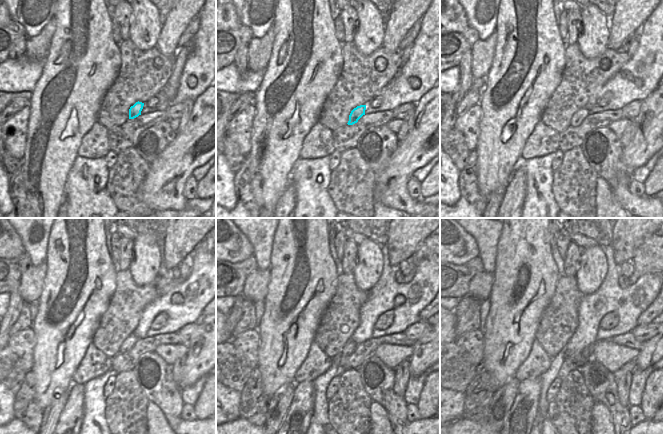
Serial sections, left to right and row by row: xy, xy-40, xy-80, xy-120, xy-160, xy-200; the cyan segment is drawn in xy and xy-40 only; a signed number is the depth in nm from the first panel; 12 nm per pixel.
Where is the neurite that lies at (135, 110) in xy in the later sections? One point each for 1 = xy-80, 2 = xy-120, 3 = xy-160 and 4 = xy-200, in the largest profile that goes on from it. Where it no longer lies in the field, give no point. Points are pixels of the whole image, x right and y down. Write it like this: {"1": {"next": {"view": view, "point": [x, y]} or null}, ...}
{"1": {"next": {"view": "xy-80", "point": [581, 114]}}, "2": {"next": {"view": "xy-120", "point": [129, 342]}}, "3": {"next": {"view": "xy-160", "point": [350, 346]}}, "4": {"next": {"view": "xy-200", "point": [568, 353]}}}

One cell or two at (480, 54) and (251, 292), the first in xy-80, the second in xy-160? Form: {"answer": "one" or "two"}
{"answer": "one"}

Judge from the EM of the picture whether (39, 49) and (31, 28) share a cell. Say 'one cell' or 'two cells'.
two cells

